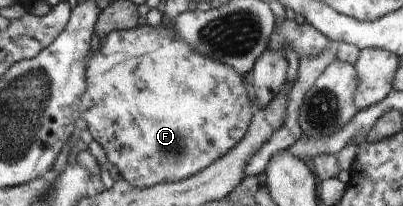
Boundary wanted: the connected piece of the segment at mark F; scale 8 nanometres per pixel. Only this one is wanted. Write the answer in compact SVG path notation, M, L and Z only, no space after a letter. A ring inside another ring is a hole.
M148 24L138 25L129 30L113 31L99 45L98 50L90 56L89 90L84 93L81 99L82 119L87 121L87 128L94 141L104 149L109 163L112 166L114 165L122 174L123 179L133 184L134 187L149 188L160 182L177 182L188 179L228 153L245 136L255 109L248 99L248 94L246 94L245 83L247 78L240 75L233 67L211 57L206 57L206 55L192 49L188 43L175 34L174 29L164 28L162 24L154 27Z

